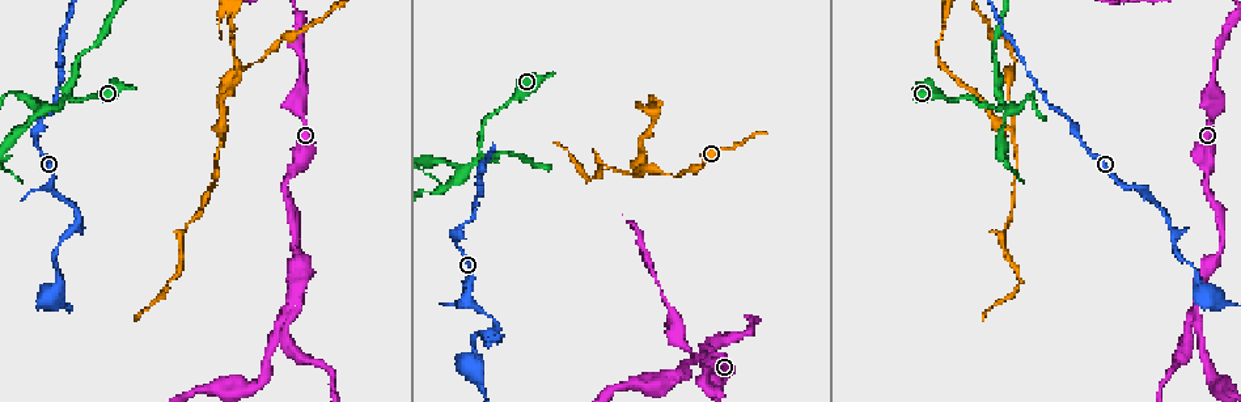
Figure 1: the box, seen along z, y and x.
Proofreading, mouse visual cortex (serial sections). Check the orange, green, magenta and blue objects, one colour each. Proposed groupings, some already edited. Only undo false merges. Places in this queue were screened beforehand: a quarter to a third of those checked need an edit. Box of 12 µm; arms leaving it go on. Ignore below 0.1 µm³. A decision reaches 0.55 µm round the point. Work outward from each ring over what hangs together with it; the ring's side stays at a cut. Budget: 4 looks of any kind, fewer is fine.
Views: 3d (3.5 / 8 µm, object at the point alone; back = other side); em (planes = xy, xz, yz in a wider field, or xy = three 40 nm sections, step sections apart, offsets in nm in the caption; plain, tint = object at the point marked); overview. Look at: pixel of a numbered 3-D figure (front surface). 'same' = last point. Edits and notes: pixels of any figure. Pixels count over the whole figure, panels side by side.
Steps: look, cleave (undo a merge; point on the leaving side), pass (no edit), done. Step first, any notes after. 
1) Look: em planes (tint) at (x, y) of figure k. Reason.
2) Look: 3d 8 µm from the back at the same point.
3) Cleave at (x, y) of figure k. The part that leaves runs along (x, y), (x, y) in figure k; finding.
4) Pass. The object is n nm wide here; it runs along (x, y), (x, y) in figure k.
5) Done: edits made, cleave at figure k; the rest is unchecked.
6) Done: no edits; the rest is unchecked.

Look: 3d 8 µm at (60, 106) of figure 1.

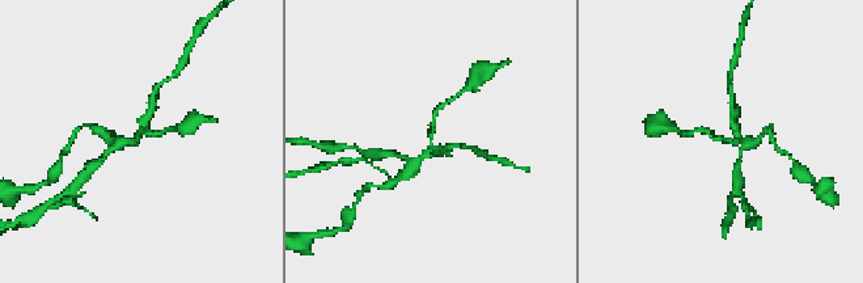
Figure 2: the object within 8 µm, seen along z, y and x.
Look: em xy step 3 (tint) at (431, 151) of figure 2. 3 arms meet here; the arms are 150, 200, 250 nm wide; shape alone is not enough.

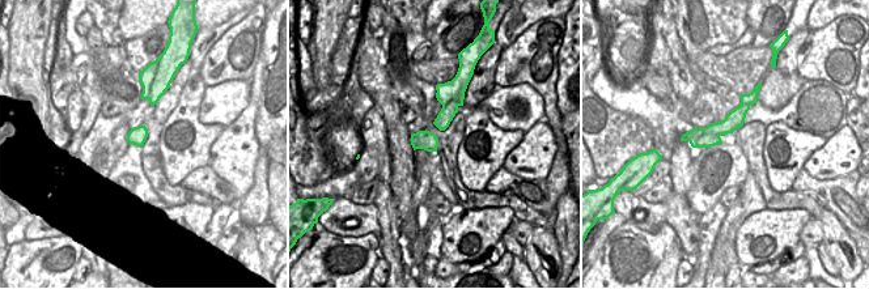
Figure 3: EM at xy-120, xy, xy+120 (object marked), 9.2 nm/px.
Cleave at (734, 115) of figure 2. A border runs along (719, 135), (700, 135), (690, 141) in figure 3; a second cell is stuck on.

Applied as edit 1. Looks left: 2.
Look: overview. See it whole again.

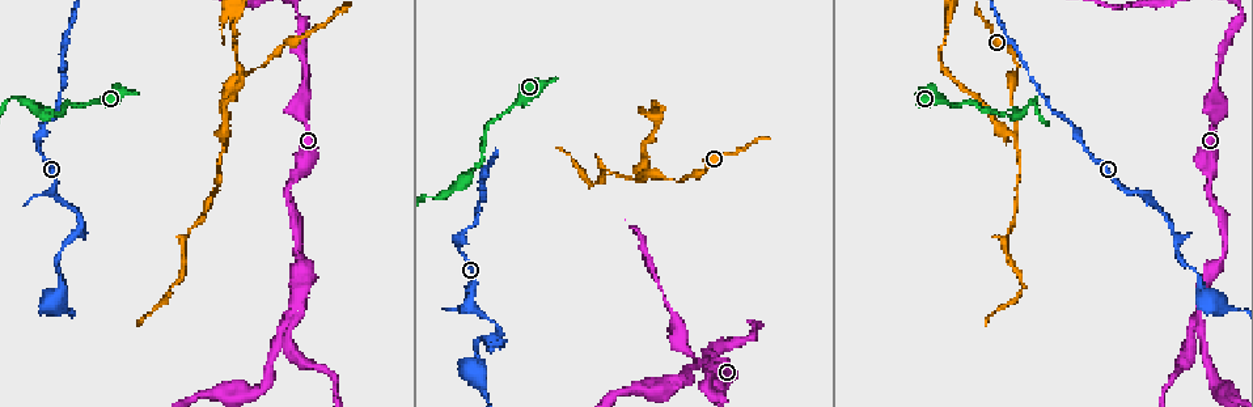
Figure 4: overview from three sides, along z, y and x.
Look: 3d 3.5 µm at (82, 222) of figure 4. Abrupt turn.

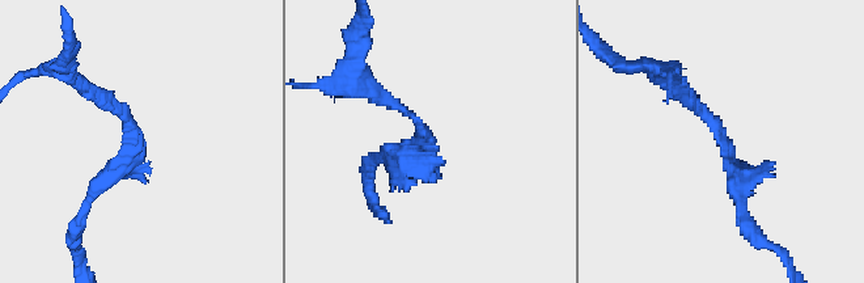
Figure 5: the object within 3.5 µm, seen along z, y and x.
Pass. It runs along (678, 87), (728, 148), (741, 212) in figure 5; all the same cell.

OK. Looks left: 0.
Done: edits made, cleave at figure 2; the rest is unchecked.

